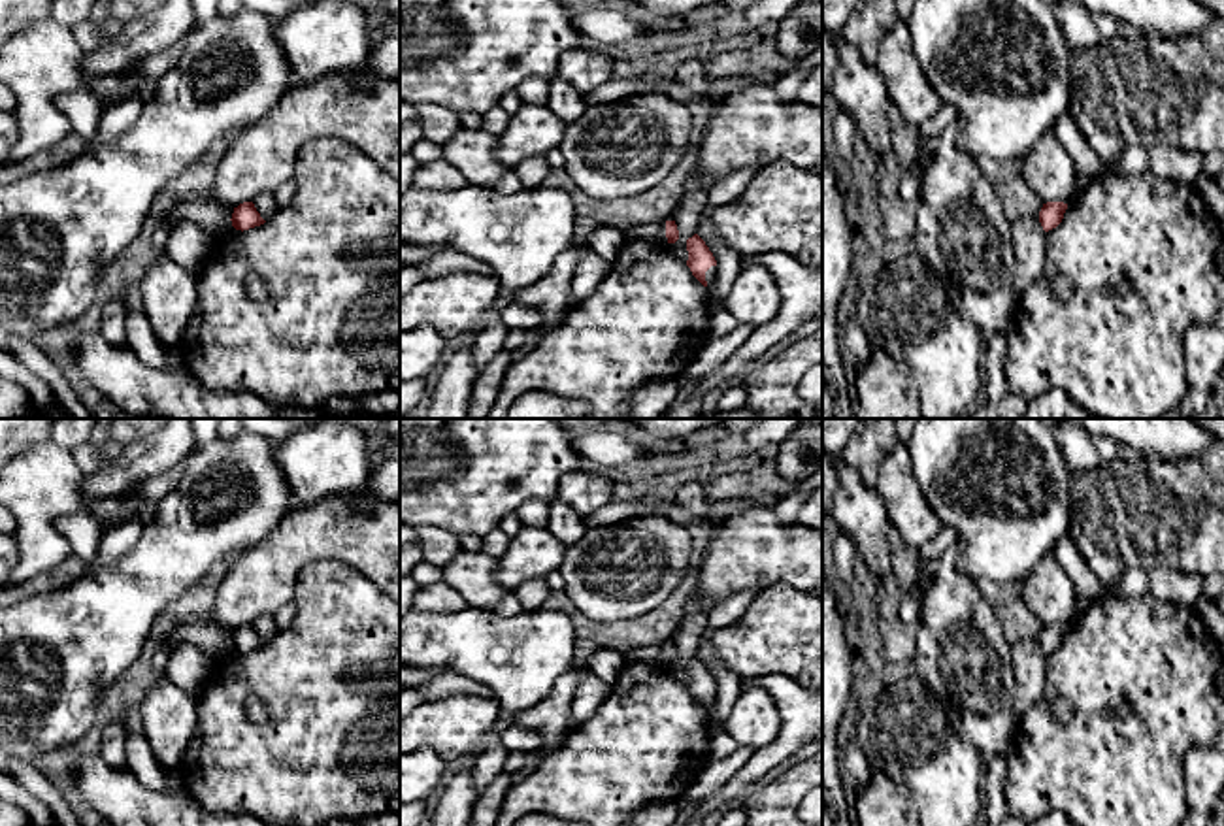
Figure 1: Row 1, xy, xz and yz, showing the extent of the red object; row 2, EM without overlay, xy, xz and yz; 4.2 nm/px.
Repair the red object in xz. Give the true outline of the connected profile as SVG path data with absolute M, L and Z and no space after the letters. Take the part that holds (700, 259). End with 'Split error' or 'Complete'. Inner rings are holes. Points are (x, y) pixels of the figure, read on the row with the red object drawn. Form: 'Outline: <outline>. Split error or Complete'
Outline: M694 234L686 240L688 260L692 275L707 289L709 307L711 311L722 307L722 300L717 294L715 279L717 279L717 260L705 241Z. Split error

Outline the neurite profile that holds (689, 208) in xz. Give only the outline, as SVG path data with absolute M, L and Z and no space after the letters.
M690 170L685 181L683 194L679 196L671 217L679 230L679 240L670 243L673 255L686 262L686 240L698 232L700 219L703 215L707 192L702 189L702 183L696 179L694 172Z

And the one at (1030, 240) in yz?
M1024 215L1013 221L1013 245L1015 245L1015 298L1020 302L1024 290L1034 285L1047 266L1047 232L1039 217Z

